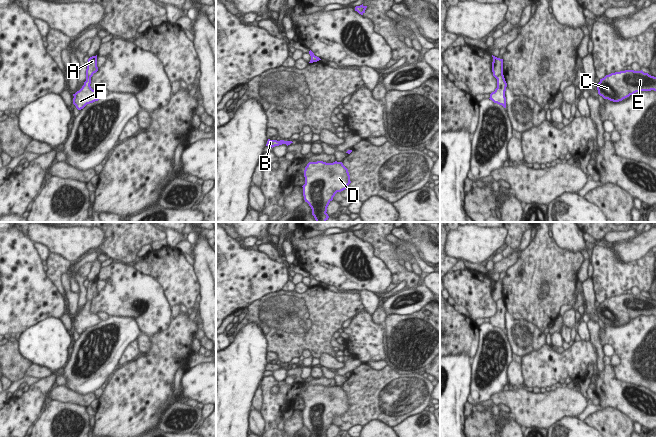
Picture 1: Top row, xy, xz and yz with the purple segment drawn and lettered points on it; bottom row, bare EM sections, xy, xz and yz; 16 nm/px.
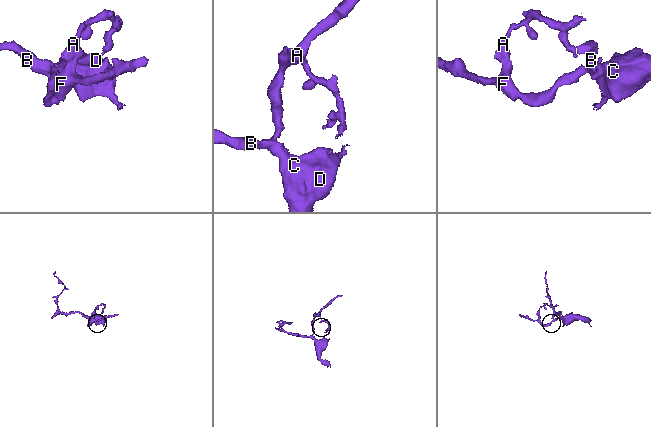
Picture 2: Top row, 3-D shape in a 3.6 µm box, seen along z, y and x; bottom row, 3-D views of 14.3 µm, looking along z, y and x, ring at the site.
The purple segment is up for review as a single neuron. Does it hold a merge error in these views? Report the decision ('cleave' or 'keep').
cleave

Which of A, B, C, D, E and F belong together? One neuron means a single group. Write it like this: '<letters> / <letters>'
A / B C D E F

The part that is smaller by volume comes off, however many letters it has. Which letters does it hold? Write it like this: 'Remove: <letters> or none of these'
Remove: A

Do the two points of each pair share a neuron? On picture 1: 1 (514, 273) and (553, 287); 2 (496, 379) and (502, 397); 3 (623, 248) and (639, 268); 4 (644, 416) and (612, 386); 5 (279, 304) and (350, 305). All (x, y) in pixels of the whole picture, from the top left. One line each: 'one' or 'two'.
1: one
2: two
3: two
4: one
5: one

